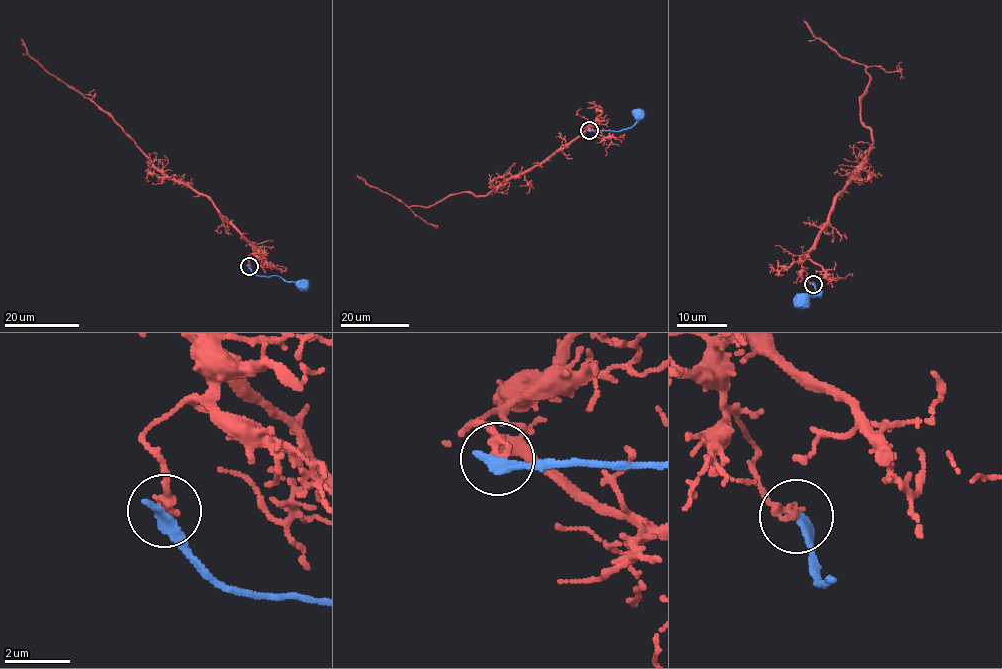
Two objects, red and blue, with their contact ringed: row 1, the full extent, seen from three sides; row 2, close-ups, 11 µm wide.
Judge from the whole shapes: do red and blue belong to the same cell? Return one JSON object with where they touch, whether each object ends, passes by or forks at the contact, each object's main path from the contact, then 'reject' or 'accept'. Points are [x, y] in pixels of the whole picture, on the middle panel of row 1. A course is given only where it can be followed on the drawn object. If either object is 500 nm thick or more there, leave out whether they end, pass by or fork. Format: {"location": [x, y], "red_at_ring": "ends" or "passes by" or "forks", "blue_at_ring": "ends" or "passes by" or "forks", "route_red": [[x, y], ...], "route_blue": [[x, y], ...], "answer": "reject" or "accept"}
{"location": [589, 130], "red_at_ring": "ends", "blue_at_ring": "ends", "route_red": [[589, 130], [591, 124], [543, 162], [512, 175], [487, 195], [453, 193], [428, 207], [407, 206], [357, 176]], "route_blue": [[589, 130], [623, 130], [629, 128], [638, 116]], "answer": "reject"}

